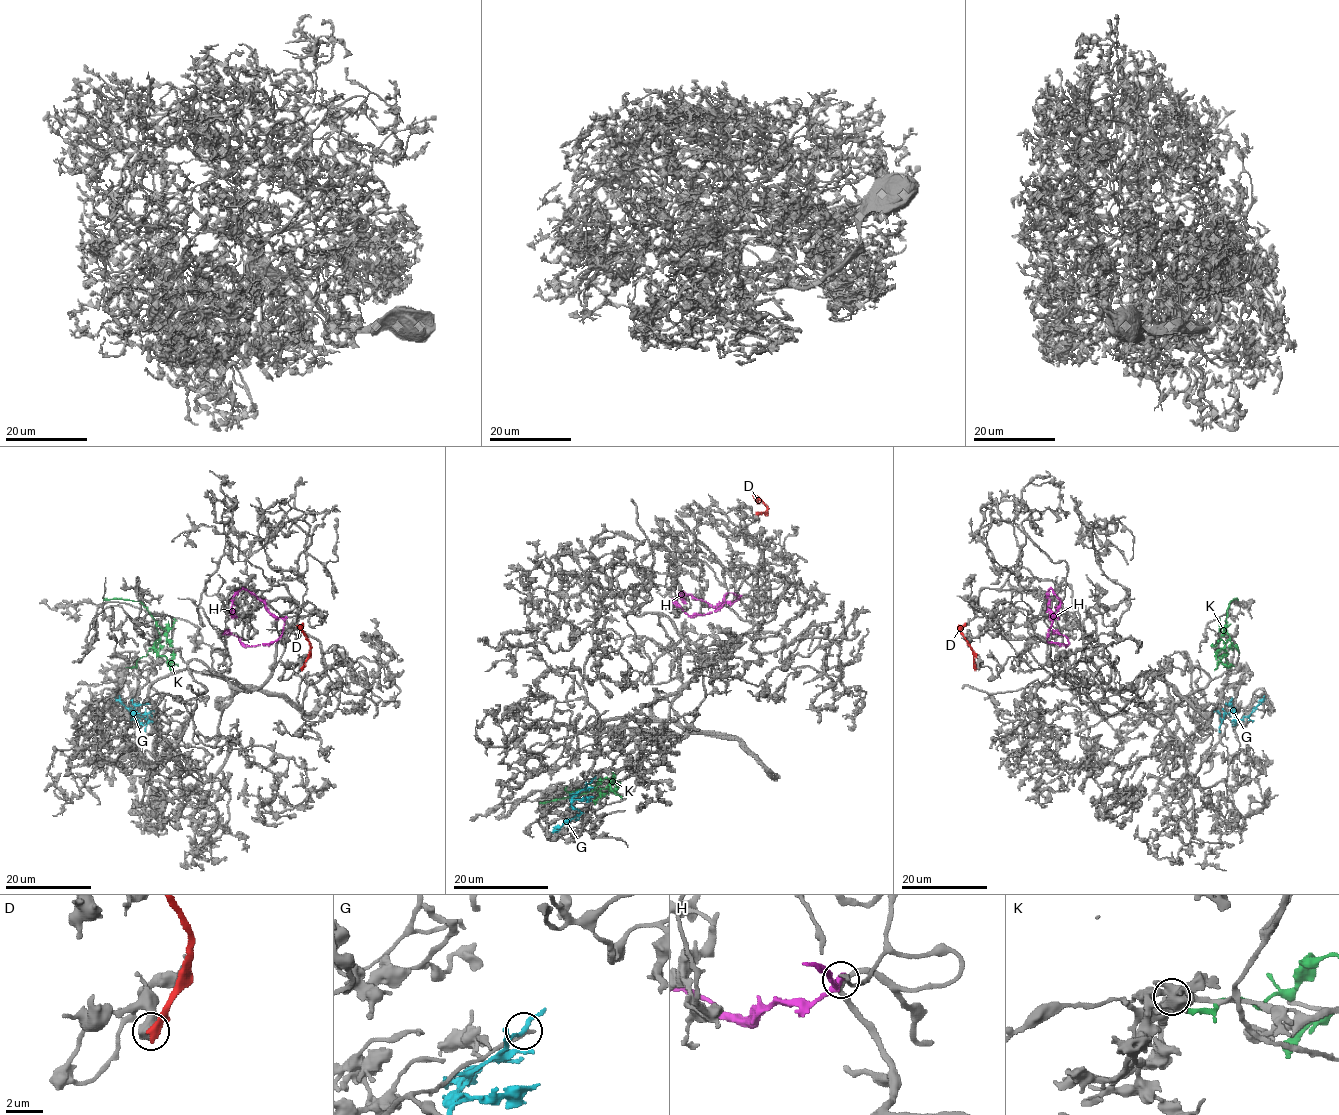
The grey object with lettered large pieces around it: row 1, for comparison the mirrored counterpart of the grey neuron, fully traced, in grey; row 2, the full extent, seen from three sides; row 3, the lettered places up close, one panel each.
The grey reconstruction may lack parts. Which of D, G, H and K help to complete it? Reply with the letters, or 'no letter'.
no letter

